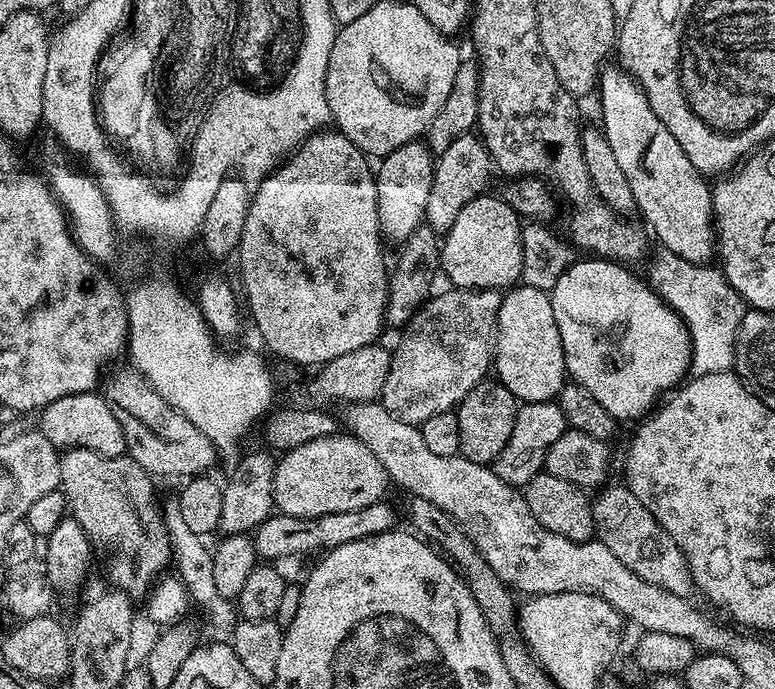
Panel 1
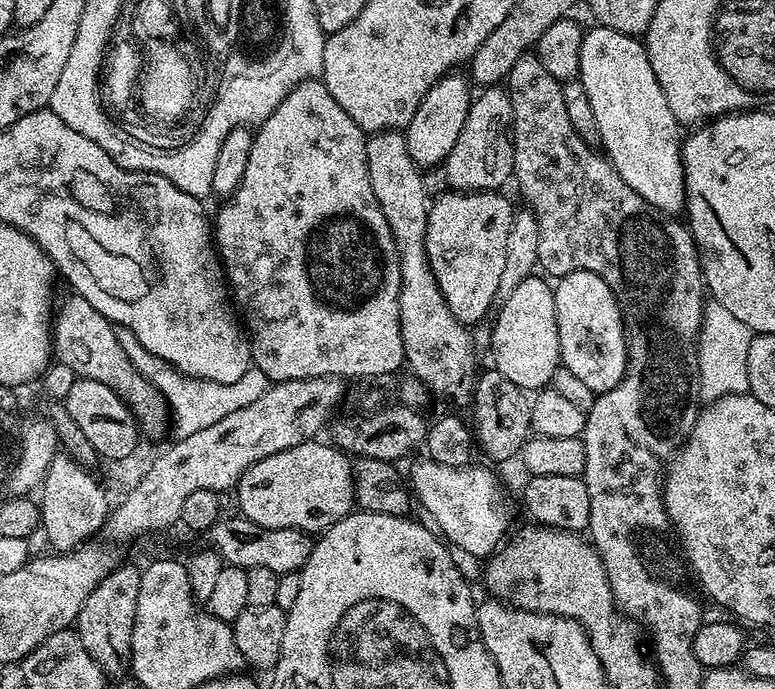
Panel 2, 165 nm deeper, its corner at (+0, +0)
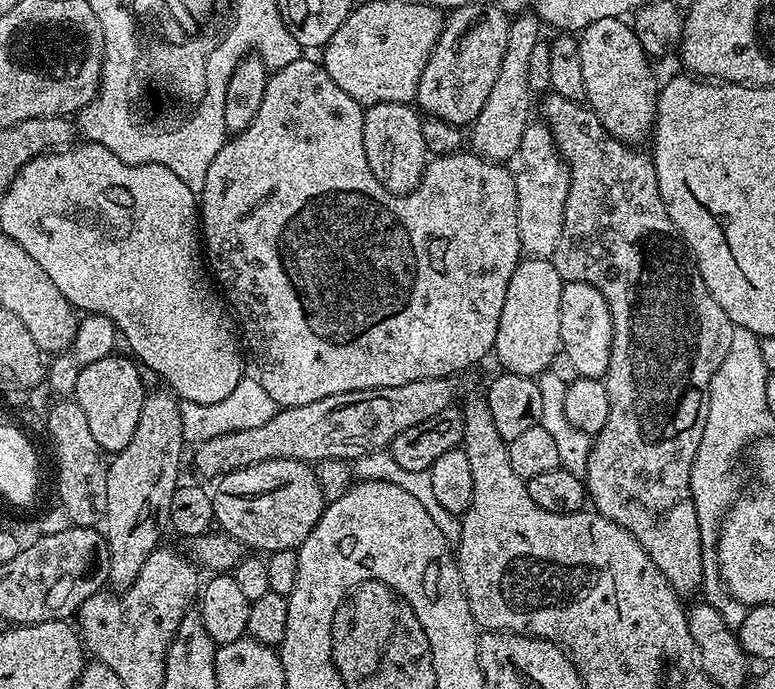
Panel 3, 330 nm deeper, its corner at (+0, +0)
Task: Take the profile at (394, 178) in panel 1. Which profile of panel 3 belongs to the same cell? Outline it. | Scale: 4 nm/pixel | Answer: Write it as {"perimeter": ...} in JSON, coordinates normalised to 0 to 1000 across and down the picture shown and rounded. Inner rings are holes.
{"perimeter":[[[606,3],[595,12],[582,13],[573,29],[573,41],[568,45],[565,61],[550,90],[550,102],[545,102],[545,113],[539,119],[535,149],[541,161],[590,183],[608,181],[609,176],[617,171],[622,154],[627,154],[627,142],[632,142],[632,129],[643,113],[648,78],[653,78],[657,33],[657,19],[637,3],[630,6]]]}

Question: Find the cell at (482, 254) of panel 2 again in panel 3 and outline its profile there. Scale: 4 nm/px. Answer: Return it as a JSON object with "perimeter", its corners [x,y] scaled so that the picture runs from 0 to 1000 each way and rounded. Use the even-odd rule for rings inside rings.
{"perimeter":[[[388,84],[388,86],[386,86],[386,87],[381,87],[381,89],[379,89],[379,90],[374,90],[374,91],[373,91],[373,93],[370,93],[370,94],[369,94],[369,96],[364,96],[364,97],[363,97],[363,99],[357,99],[357,100],[355,100],[355,103],[352,103],[352,104],[351,104],[351,106],[350,106],[350,109],[347,109],[347,112],[346,112],[346,118],[345,118],[345,119],[343,119],[343,136],[338,136],[338,154],[333,154],[333,165],[330,165],[330,167],[329,167],[329,168],[328,168],[328,177],[325,177],[325,179],[324,179],[324,180],[323,180],[323,183],[320,183],[320,184],[319,184],[319,186],[317,186],[317,189],[316,189],[316,190],[315,190],[315,192],[306,192],[306,193],[303,193],[303,196],[301,196],[301,197],[299,197],[299,199],[298,199],[298,200],[294,200],[294,202],[290,202],[290,205],[289,205],[289,210],[288,210],[288,212],[286,212],[286,218],[281,218],[281,224],[276,224],[276,235],[271,235],[271,247],[266,247],[266,264],[265,264],[265,266],[263,266],[263,273],[262,273],[262,276],[259,276],[259,277],[258,277],[258,280],[257,280],[257,282],[255,282],[255,306],[257,306],[257,309],[258,309],[258,316],[259,316],[259,321],[261,321],[261,360],[262,360],[262,364],[263,364],[263,366],[265,366],[265,367],[266,367],[266,383],[267,383],[267,388],[268,388],[268,389],[270,389],[270,390],[271,390],[271,395],[272,395],[272,399],[274,399],[274,401],[275,401],[275,402],[276,402],[276,406],[277,406],[277,411],[279,411],[279,412],[280,412],[280,414],[283,414],[283,417],[284,417],[284,418],[285,418],[285,419],[286,419],[286,430],[288,430],[288,434],[289,434],[289,435],[290,435],[290,437],[292,437],[292,441],[293,441],[293,446],[294,446],[294,447],[295,447],[295,448],[298,448],[298,451],[299,451],[299,453],[301,453],[301,454],[302,454],[302,459],[303,459],[303,453],[302,453],[302,451],[305,451],[305,459],[306,459],[306,460],[305,460],[305,459],[303,459],[303,463],[305,463],[305,464],[306,464],[306,466],[307,466],[307,476],[308,476],[308,480],[310,480],[310,482],[311,482],[311,483],[312,483],[312,493],[314,493],[314,498],[315,498],[315,499],[316,499],[316,501],[319,501],[319,504],[320,504],[320,499],[321,499],[321,502],[323,502],[323,504],[325,504],[325,517],[326,517],[326,520],[328,520],[328,521],[330,521],[330,540],[332,540],[332,541],[330,541],[330,540],[329,540],[329,544],[330,544],[330,546],[332,546],[332,547],[333,547],[333,550],[334,550],[334,554],[335,554],[335,559],[337,559],[337,560],[338,560],[338,566],[343,566],[343,572],[348,572],[348,578],[354,578],[354,583],[355,583],[355,585],[356,585],[356,588],[357,588],[357,589],[360,589],[360,591],[361,591],[361,592],[378,592],[378,591],[379,591],[379,589],[395,589],[395,583],[410,583],[410,578],[421,578],[421,576],[422,576],[422,575],[425,575],[425,573],[426,573],[426,572],[446,572],[446,570],[448,570],[448,569],[461,569],[461,567],[462,567],[462,566],[477,566],[477,565],[479,565],[479,563],[502,563],[502,562],[503,562],[503,560],[524,560],[524,554],[539,554],[539,553],[541,553],[541,552],[543,552],[543,550],[545,550],[545,549],[570,549],[570,547],[572,547],[572,546],[577,546],[577,547],[579,547],[579,549],[583,549],[583,547],[587,547],[587,546],[588,546],[588,544],[590,544],[590,543],[588,543],[588,541],[587,541],[587,540],[599,540],[599,538],[601,538],[601,537],[603,537],[603,534],[609,534],[609,533],[612,533],[612,531],[613,531],[613,528],[614,528],[614,527],[617,527],[617,525],[618,525],[618,522],[625,522],[625,521],[627,521],[627,520],[628,520],[628,517],[631,517],[631,518],[634,518],[634,517],[635,517],[635,515],[636,515],[636,511],[637,511],[637,507],[639,507],[639,504],[640,504],[640,486],[641,486],[641,485],[643,485],[643,467],[644,467],[644,466],[645,466],[645,463],[646,463],[646,462],[648,462],[648,438],[653,438],[653,415],[658,415],[658,403],[659,403],[659,402],[661,402],[661,399],[662,399],[662,398],[663,398],[663,392],[665,392],[665,390],[666,390],[666,388],[667,388],[667,386],[670,386],[670,383],[671,383],[671,380],[672,380],[672,376],[674,376],[674,367],[672,367],[672,363],[671,363],[671,347],[670,347],[670,345],[668,345],[668,305],[667,305],[667,303],[666,303],[666,258],[665,258],[665,254],[662,254],[662,251],[661,251],[661,250],[659,250],[659,248],[657,248],[657,250],[654,250],[654,247],[653,247],[653,245],[650,245],[650,244],[654,244],[654,242],[652,242],[652,239],[650,239],[650,238],[649,238],[649,237],[645,237],[645,235],[641,235],[641,234],[637,234],[637,232],[628,232],[628,231],[627,231],[627,229],[622,229],[622,228],[621,228],[621,226],[615,226],[615,225],[614,225],[614,222],[613,222],[613,221],[610,221],[610,219],[608,219],[608,218],[592,218],[592,219],[590,219],[590,221],[583,221],[583,222],[581,222],[581,224],[578,224],[578,225],[577,225],[577,226],[561,226],[561,225],[559,225],[559,226],[557,226],[557,228],[556,228],[556,231],[554,231],[554,234],[552,234],[552,237],[551,237],[551,238],[548,238],[548,239],[547,239],[547,251],[546,251],[546,253],[545,253],[545,258],[543,258],[543,260],[542,260],[542,263],[541,263],[541,264],[539,264],[539,270],[538,270],[538,271],[537,271],[537,273],[535,273],[535,274],[534,274],[534,277],[532,277],[532,279],[528,279],[528,280],[526,280],[526,283],[524,283],[524,284],[515,284],[515,283],[514,283],[514,282],[508,282],[508,280],[507,280],[507,279],[505,279],[505,277],[503,277],[503,276],[498,276],[498,270],[493,270],[493,264],[488,264],[488,258],[483,258],[483,253],[481,253],[481,251],[480,251],[480,248],[479,248],[479,247],[477,247],[477,235],[472,235],[472,212],[467,212],[467,177],[468,177],[468,176],[470,176],[470,157],[468,157],[468,155],[467,155],[467,154],[466,154],[466,152],[465,152],[465,151],[463,151],[463,149],[462,149],[462,148],[457,148],[457,142],[452,142],[452,136],[446,136],[446,131],[440,131],[440,129],[439,129],[439,128],[437,128],[437,125],[436,125],[436,119],[431,119],[431,113],[426,113],[426,107],[421,107],[421,102],[419,102],[419,100],[418,100],[418,96],[417,96],[417,91],[413,91],[413,90],[409,90],[409,89],[408,89],[408,93],[406,93],[406,90],[405,90],[405,89],[403,89],[403,87],[396,87],[396,84]]]}

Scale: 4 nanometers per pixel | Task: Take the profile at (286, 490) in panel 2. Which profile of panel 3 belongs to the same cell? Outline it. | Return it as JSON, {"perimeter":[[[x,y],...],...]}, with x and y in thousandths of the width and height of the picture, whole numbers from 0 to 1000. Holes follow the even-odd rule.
{"perimeter":[[[345,668],[294,685],[277,698],[274,714],[283,771],[301,778],[316,797],[335,804],[386,797],[415,752],[421,727],[406,678],[390,668]]]}

